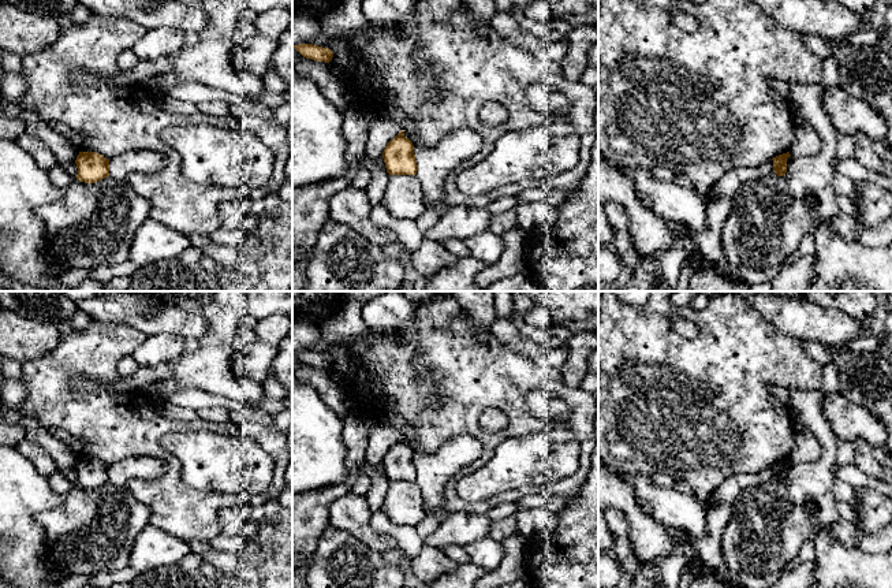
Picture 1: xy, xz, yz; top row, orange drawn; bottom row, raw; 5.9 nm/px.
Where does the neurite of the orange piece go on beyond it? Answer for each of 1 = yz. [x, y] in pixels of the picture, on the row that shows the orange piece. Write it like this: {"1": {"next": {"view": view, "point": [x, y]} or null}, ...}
{"1": {"next": null}}

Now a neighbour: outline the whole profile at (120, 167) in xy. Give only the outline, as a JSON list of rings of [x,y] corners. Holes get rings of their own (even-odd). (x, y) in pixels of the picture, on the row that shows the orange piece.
[[[130,150],[109,160],[109,176],[123,181],[133,172],[152,174],[164,168],[160,156],[148,150]]]

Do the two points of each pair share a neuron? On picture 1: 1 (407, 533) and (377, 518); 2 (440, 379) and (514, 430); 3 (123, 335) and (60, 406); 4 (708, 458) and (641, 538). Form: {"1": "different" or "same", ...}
{"1": "same", "2": "same", "3": "same", "4": "different"}

